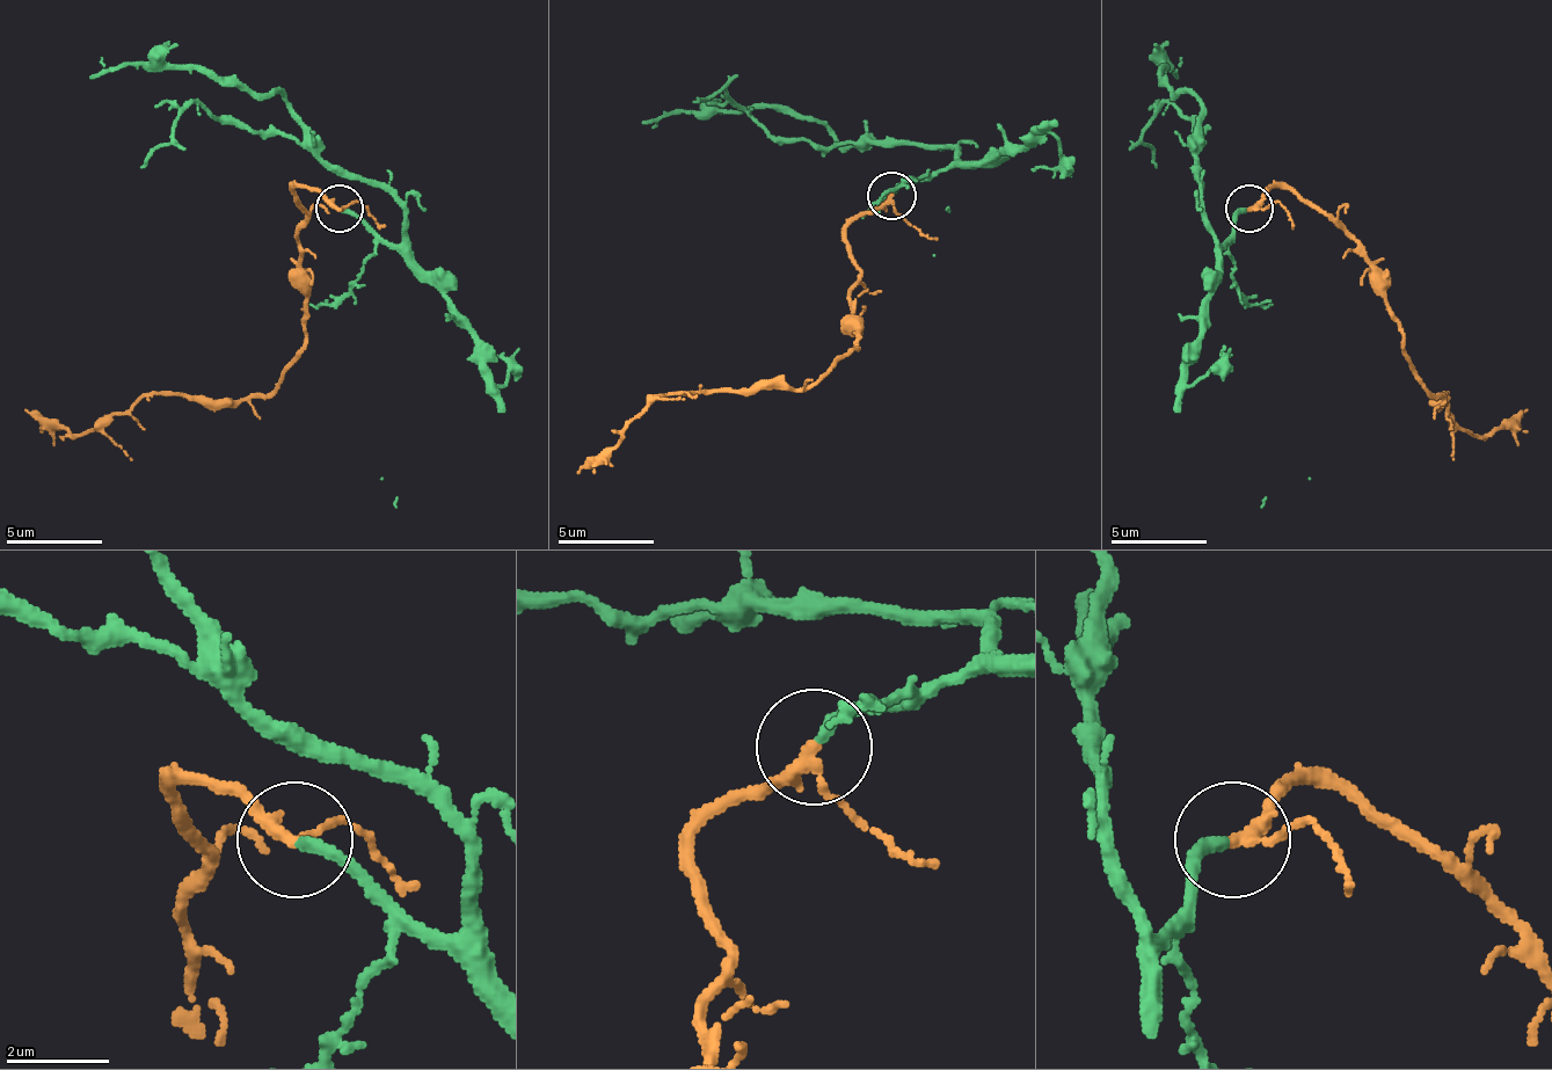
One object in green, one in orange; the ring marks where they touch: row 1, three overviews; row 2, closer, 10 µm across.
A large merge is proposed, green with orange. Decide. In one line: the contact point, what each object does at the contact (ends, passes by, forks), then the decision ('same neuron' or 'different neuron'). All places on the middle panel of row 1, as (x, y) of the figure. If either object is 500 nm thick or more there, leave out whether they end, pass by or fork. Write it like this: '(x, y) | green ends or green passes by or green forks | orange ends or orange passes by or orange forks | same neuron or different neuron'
(891, 195) | green ends | orange passes by | same neuron

